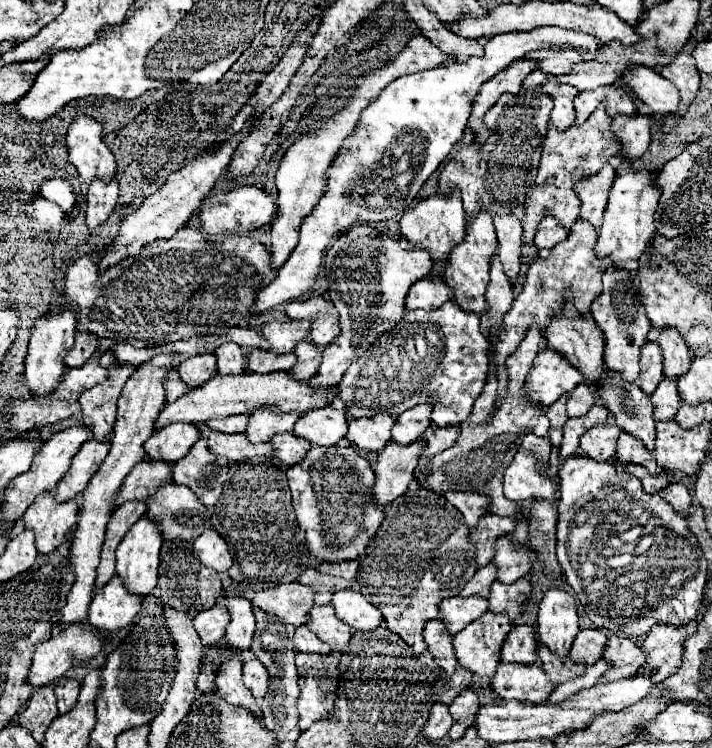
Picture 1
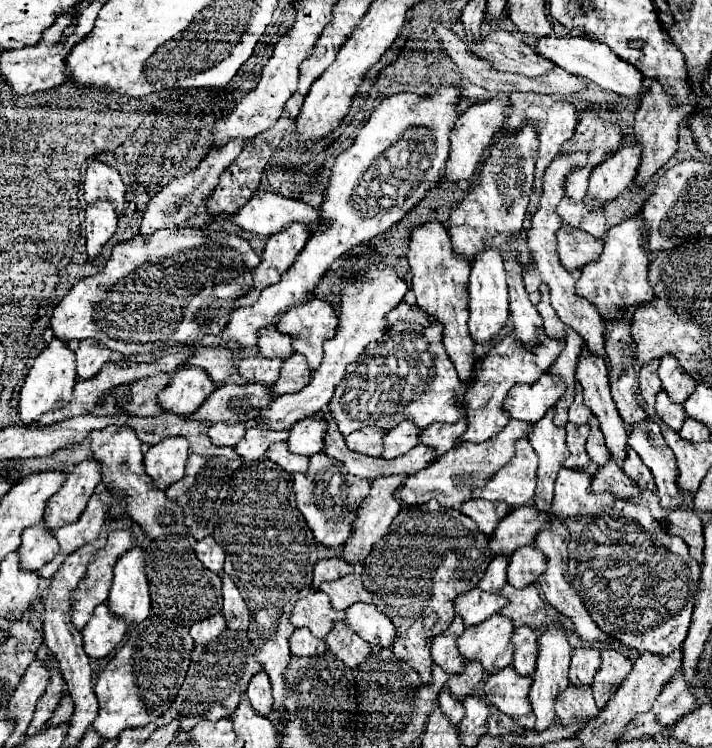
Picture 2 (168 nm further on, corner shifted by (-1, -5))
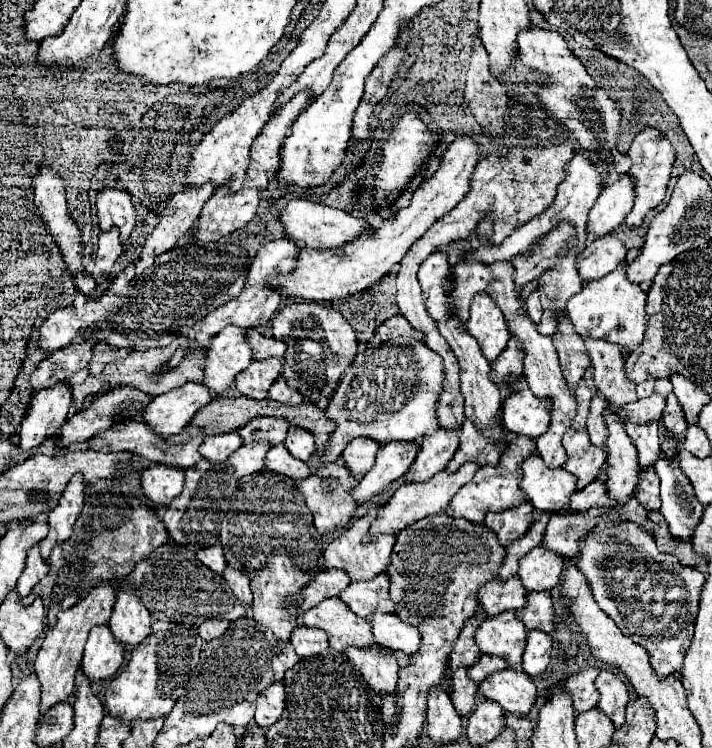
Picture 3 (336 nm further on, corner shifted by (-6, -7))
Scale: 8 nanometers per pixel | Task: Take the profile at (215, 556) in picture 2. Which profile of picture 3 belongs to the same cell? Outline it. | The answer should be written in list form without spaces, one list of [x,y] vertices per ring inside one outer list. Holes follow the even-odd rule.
[[[213,545],[213,547],[205,547],[205,549],[199,549],[197,551],[197,559],[209,567],[211,571],[215,573],[221,573],[225,569],[225,557],[223,557],[223,549],[219,545]]]

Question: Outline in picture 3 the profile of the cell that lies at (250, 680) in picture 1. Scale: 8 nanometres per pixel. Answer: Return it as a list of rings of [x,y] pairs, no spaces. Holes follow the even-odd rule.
[[[273,683],[257,699],[255,723],[259,727],[267,729],[267,727],[271,727],[273,723],[279,721],[283,709],[285,709],[285,689],[283,689],[283,683]]]

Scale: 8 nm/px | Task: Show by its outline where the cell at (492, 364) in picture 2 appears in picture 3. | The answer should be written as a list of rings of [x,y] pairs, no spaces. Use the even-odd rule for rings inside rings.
[[[467,419],[463,421],[463,427],[461,427],[461,443],[459,443],[459,449],[455,453],[455,457],[449,461],[447,469],[449,471],[457,471],[463,463],[467,461],[473,461],[473,463],[479,463],[479,467],[485,467],[485,465],[493,465],[499,463],[499,455],[505,451],[507,445],[503,443],[489,443],[479,431],[475,431],[473,423]]]

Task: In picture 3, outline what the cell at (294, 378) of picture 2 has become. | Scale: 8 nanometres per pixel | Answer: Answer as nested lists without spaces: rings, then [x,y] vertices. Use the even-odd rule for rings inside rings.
[[[277,379],[271,389],[269,389],[269,399],[275,399],[279,403],[287,403],[287,405],[295,405],[295,403],[301,403],[303,401],[303,395],[297,393],[295,389],[291,389],[285,379]]]

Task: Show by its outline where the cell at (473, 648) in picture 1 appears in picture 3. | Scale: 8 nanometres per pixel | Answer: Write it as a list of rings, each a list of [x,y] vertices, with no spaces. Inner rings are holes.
[[[505,611],[485,619],[475,633],[475,641],[481,653],[505,657],[511,667],[517,667],[527,645],[527,629],[513,611]]]

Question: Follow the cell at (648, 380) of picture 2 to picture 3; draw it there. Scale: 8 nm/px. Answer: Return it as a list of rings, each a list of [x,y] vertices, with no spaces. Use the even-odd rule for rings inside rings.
[[[653,393],[647,399],[641,399],[637,403],[629,403],[623,405],[615,411],[615,415],[621,419],[621,409],[625,413],[625,419],[631,419],[631,423],[651,423],[651,421],[659,421],[661,413],[665,407],[665,397]]]

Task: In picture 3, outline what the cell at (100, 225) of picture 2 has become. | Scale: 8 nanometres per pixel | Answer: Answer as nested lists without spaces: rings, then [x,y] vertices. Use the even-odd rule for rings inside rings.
[[[107,231],[99,235],[97,257],[95,257],[95,267],[93,267],[93,279],[97,283],[103,283],[109,279],[111,267],[121,253],[123,253],[123,245],[117,231]]]

